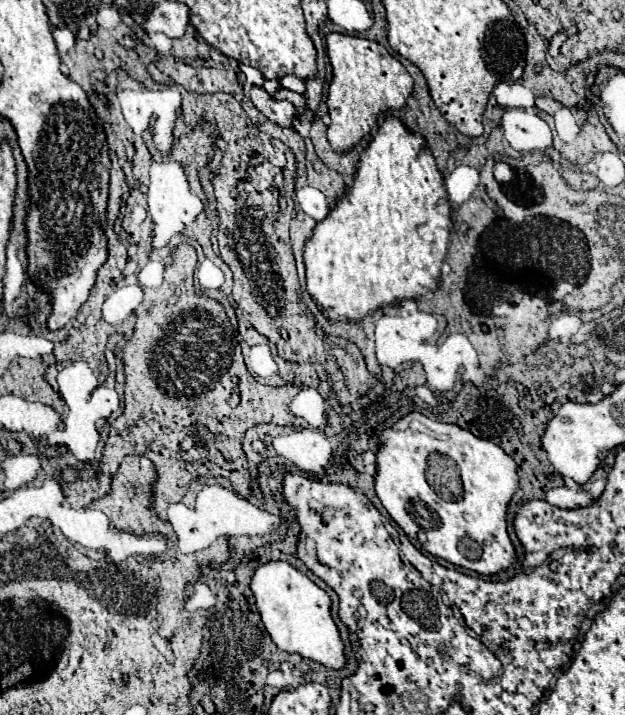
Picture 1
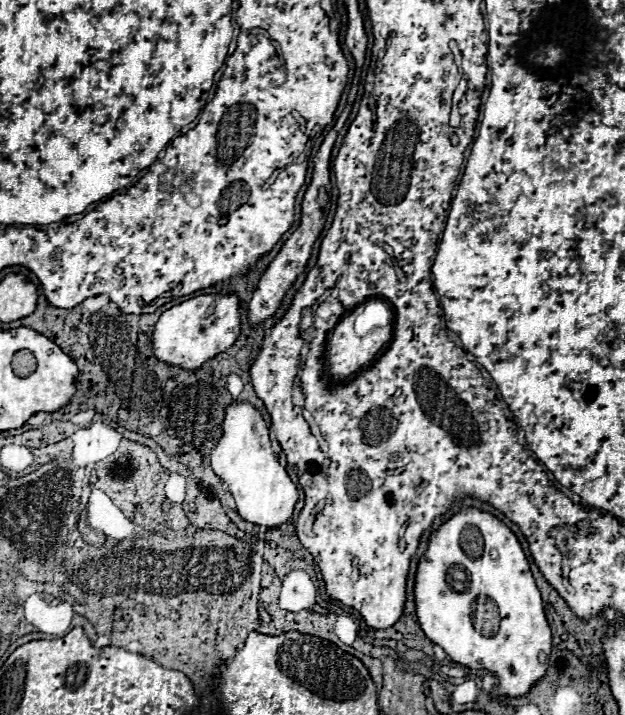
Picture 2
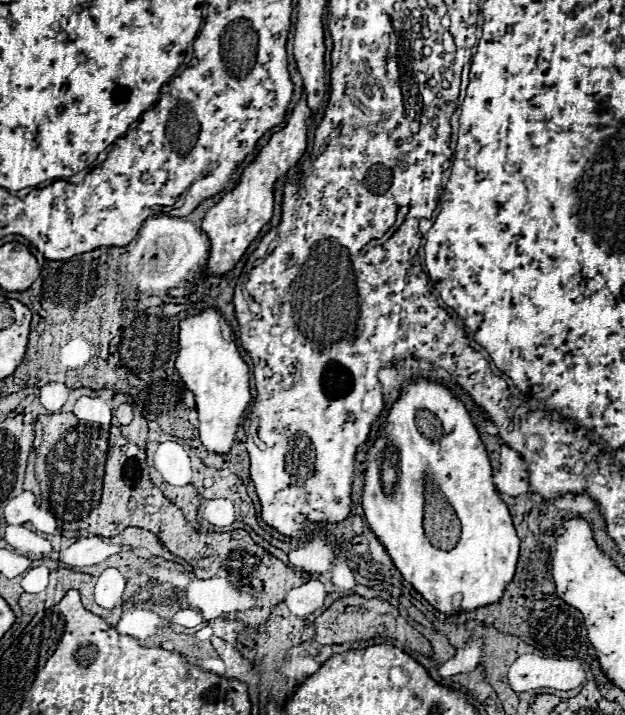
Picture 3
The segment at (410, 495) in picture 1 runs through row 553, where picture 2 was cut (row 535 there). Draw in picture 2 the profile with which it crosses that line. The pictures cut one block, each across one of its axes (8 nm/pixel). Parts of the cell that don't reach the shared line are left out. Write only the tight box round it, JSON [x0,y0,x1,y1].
[414,506,552,696]

